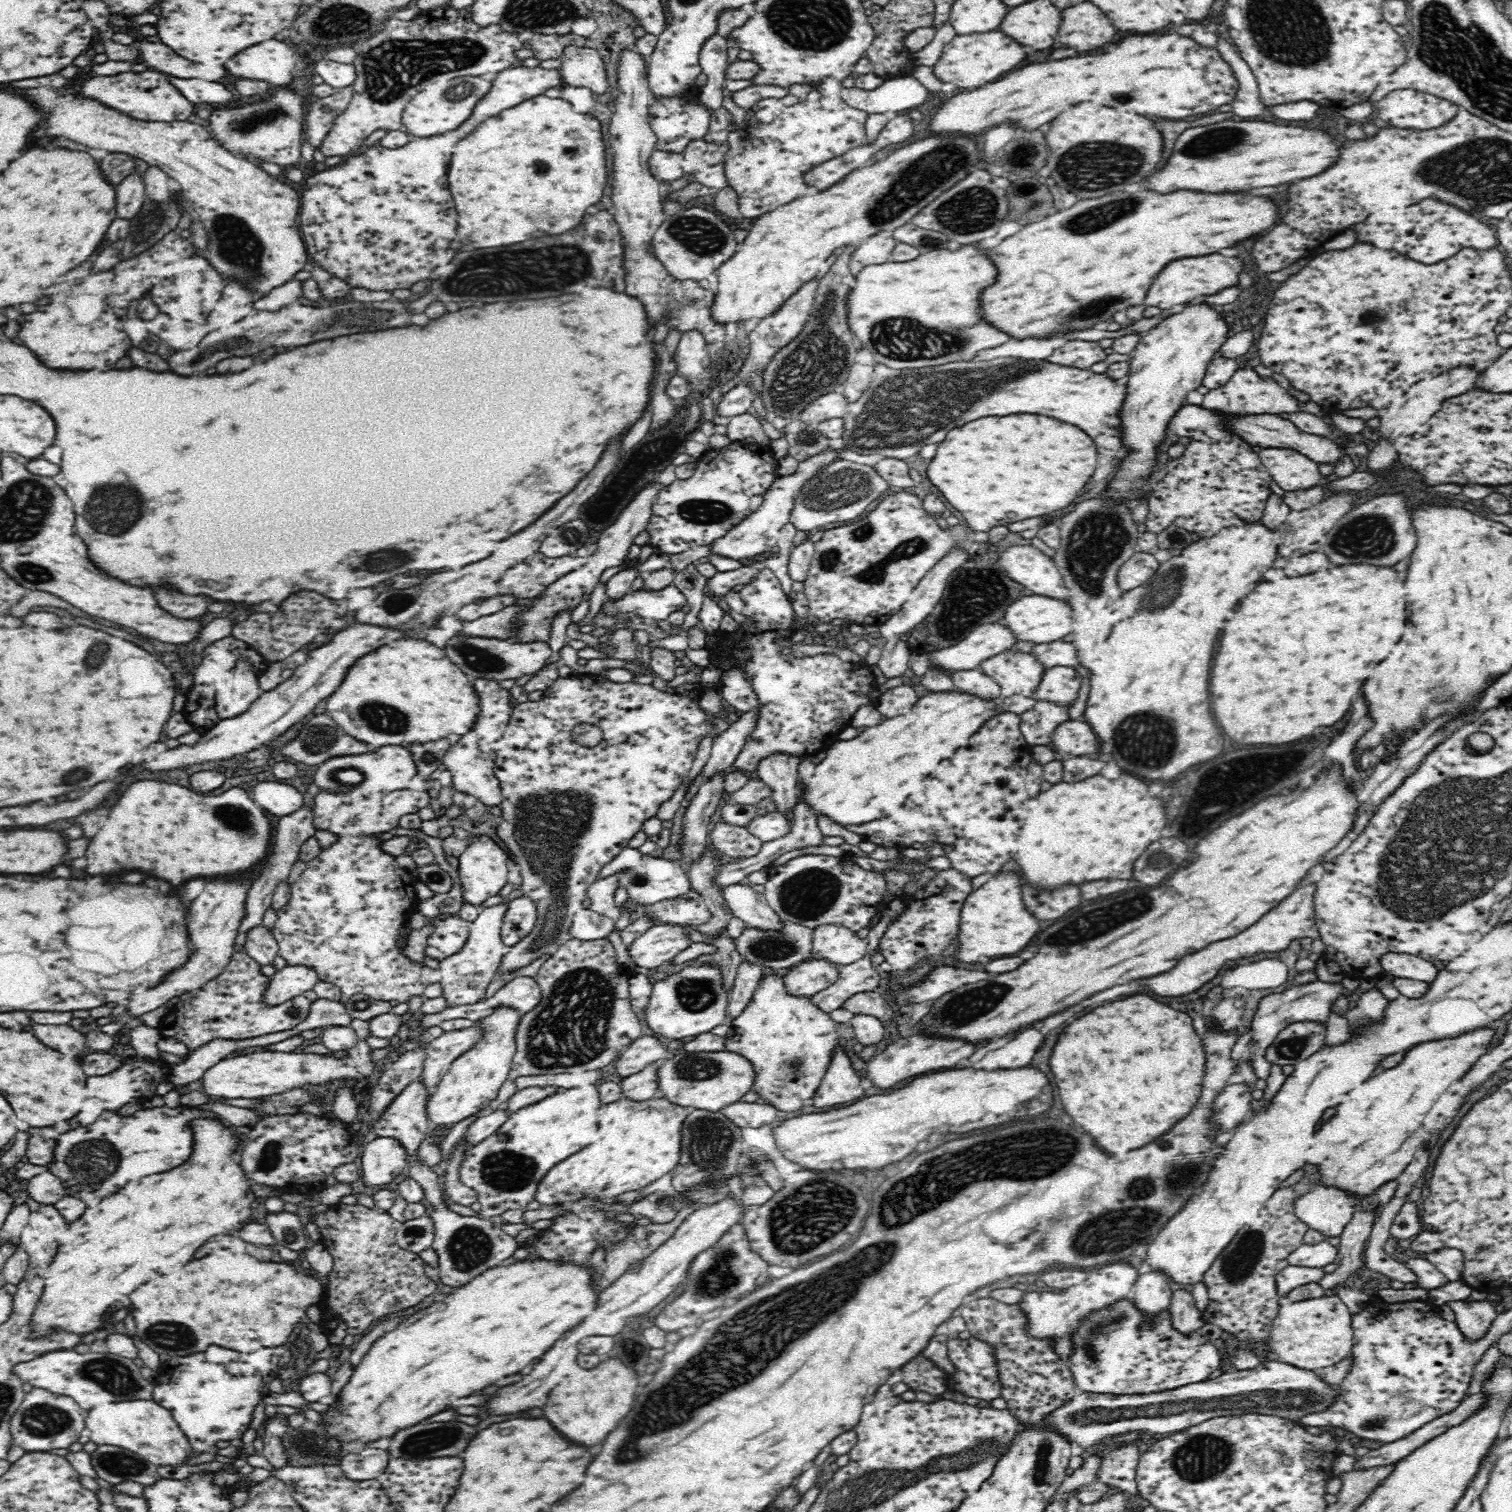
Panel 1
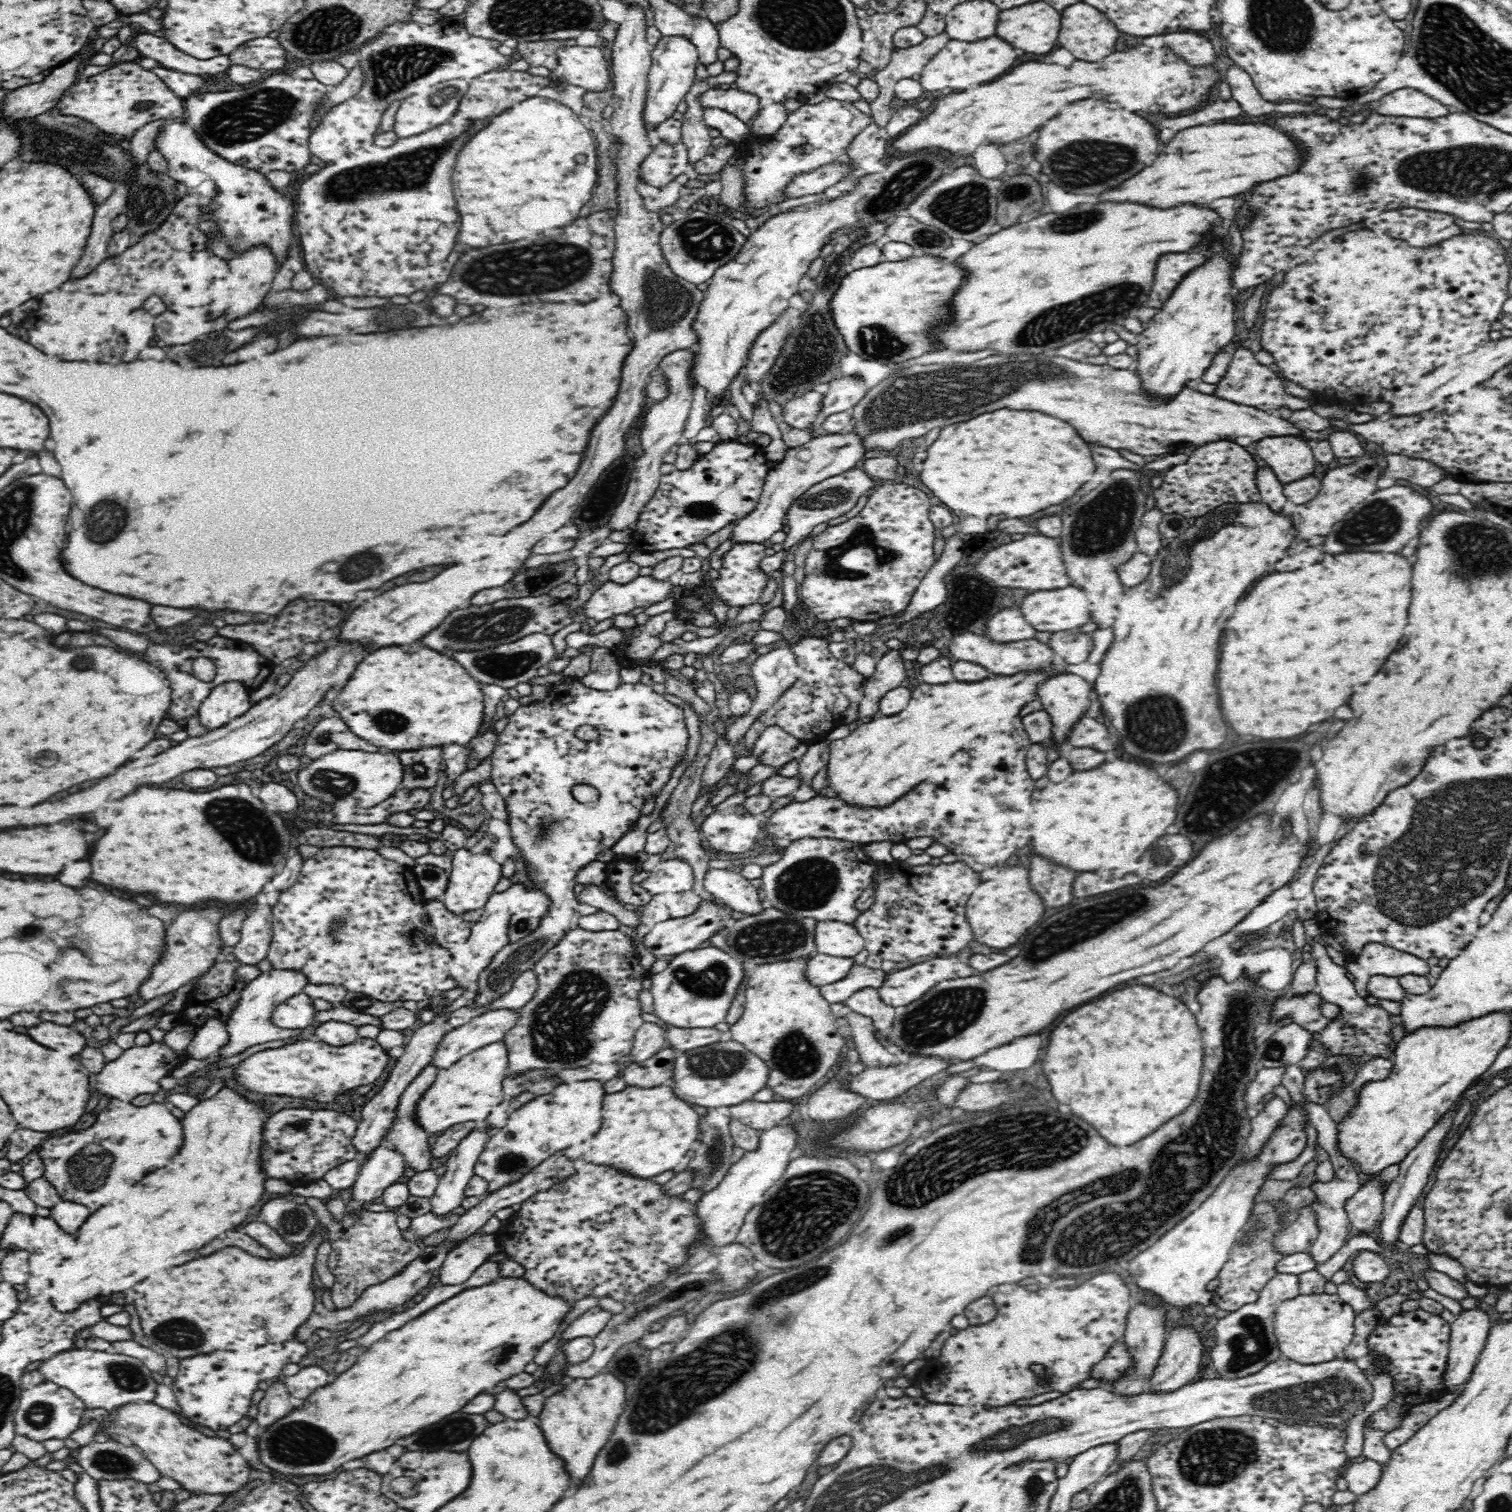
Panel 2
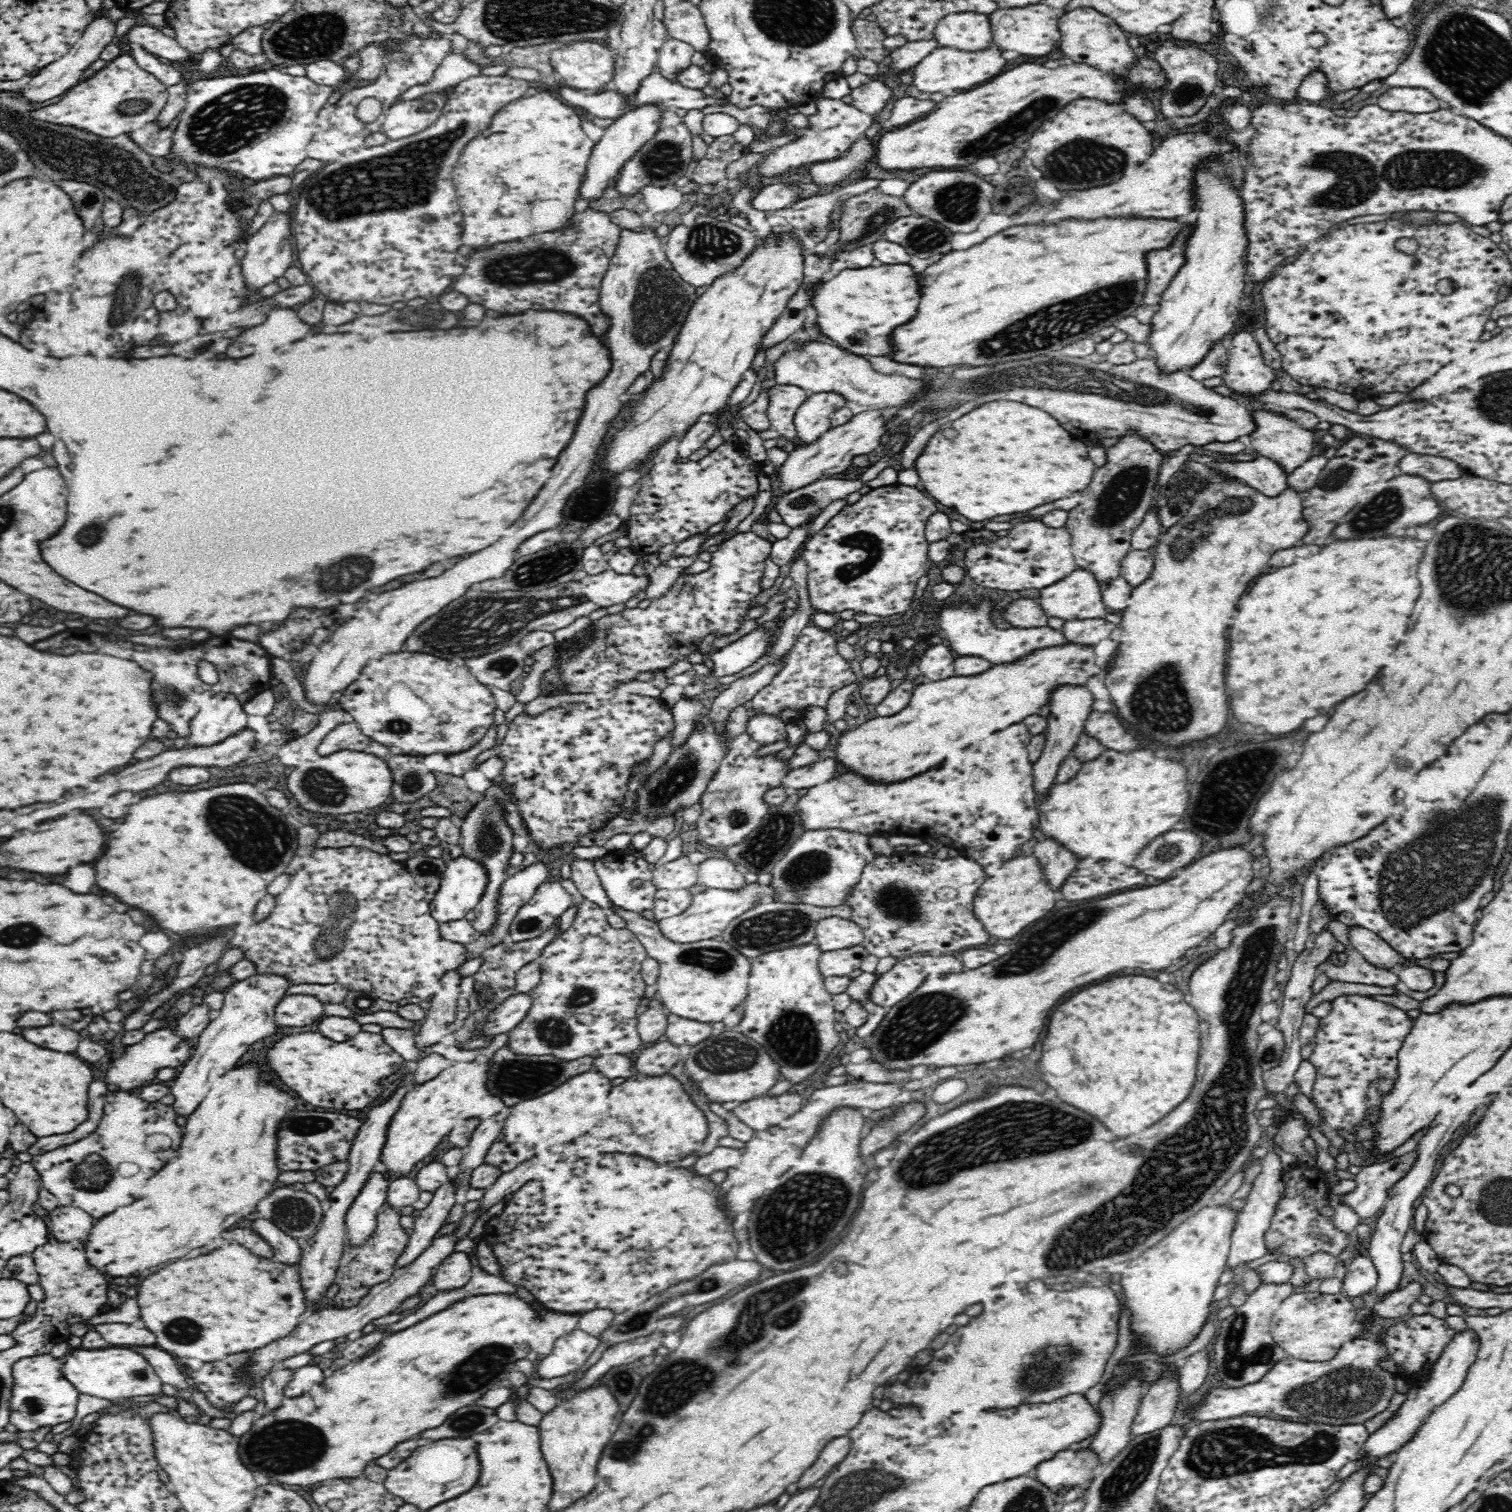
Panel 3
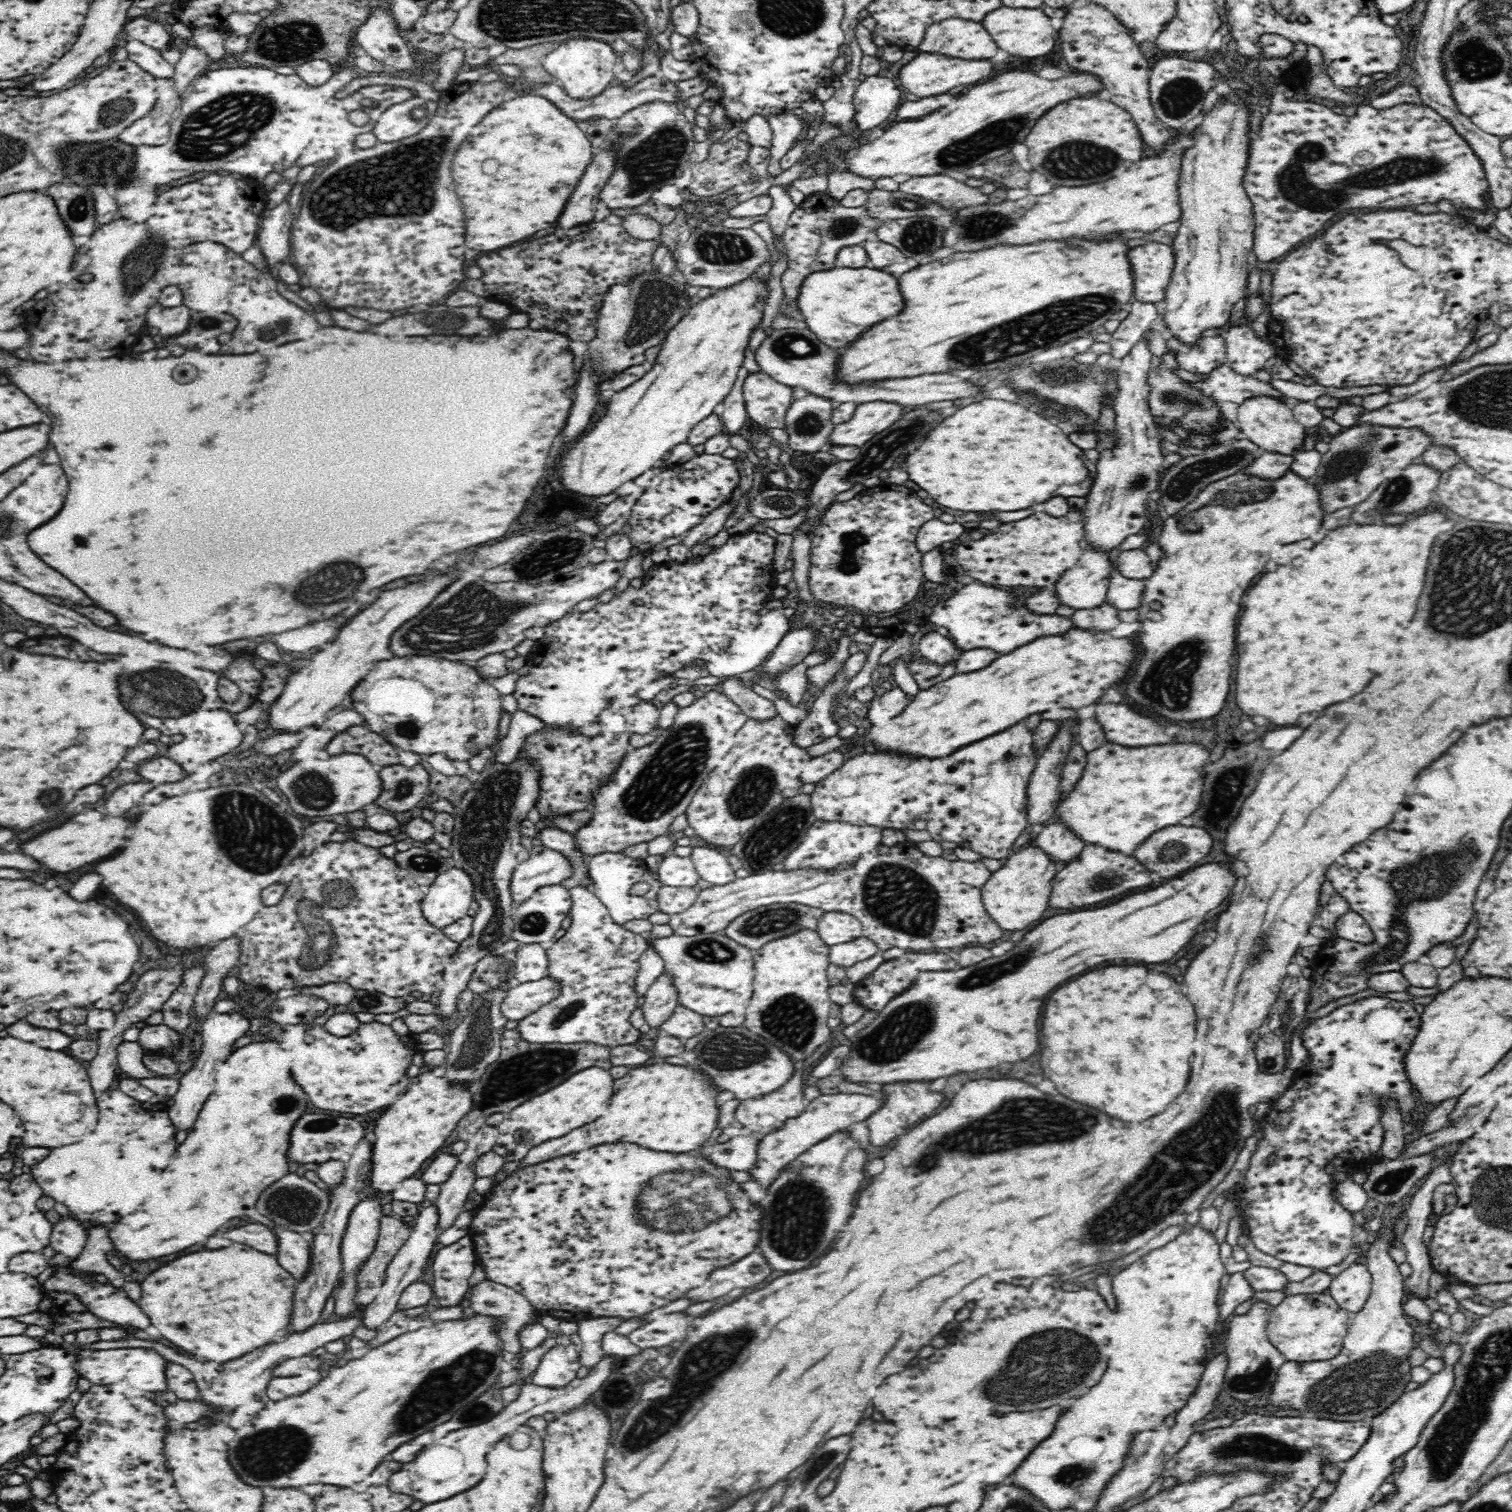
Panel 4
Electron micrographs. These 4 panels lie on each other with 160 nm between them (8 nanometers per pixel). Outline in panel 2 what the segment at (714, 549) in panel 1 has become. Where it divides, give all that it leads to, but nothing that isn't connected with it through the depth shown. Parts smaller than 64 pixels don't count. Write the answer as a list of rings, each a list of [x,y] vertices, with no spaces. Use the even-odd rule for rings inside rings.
[[[855,430],[834,434],[818,432],[810,442],[788,449],[786,456],[772,466],[766,475],[757,507],[741,518],[733,528],[731,534],[734,538],[733,542],[757,542],[758,544],[766,542],[774,532],[782,530],[782,526],[787,523],[790,506],[801,494],[804,494],[804,491],[825,478],[842,474],[854,466],[859,466],[865,452],[863,438]]]

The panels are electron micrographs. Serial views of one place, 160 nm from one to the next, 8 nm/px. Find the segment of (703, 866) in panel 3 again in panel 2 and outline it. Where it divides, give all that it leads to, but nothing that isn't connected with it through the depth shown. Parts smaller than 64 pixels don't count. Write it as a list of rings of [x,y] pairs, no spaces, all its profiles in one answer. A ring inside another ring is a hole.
[[[710,868],[704,874],[704,887],[736,912],[758,914],[765,904],[760,903],[758,890],[739,872],[730,868]]]

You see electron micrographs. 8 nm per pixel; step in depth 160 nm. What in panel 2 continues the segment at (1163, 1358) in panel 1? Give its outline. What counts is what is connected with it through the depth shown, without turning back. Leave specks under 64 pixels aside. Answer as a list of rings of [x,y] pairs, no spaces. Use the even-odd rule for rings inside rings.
[[[1123,1340],[1118,1341],[1112,1348],[1104,1355],[1104,1360],[1092,1367],[1092,1378],[1104,1378],[1107,1387],[1112,1380],[1116,1380],[1126,1368],[1130,1368],[1133,1360],[1128,1353],[1128,1345]]]

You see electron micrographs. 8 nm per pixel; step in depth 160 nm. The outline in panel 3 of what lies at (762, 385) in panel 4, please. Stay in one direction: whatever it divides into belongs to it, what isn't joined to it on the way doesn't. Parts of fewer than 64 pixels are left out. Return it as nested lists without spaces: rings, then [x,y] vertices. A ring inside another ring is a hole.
[[[777,384],[764,387],[768,398],[768,417],[771,428],[780,433],[781,442],[796,442],[796,427],[794,426],[794,413],[808,398],[809,392],[799,386]]]

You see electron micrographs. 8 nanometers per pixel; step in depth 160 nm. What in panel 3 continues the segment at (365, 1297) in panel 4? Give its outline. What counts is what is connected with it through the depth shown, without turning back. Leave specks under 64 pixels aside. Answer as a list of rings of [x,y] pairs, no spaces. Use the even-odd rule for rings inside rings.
[[[394,1209],[379,1212],[376,1230],[362,1246],[352,1247],[346,1242],[335,1278],[335,1284],[339,1286],[333,1299],[335,1306],[342,1309],[356,1306],[375,1284],[391,1277],[396,1258],[402,1254],[409,1240],[409,1232],[402,1228],[400,1216]]]

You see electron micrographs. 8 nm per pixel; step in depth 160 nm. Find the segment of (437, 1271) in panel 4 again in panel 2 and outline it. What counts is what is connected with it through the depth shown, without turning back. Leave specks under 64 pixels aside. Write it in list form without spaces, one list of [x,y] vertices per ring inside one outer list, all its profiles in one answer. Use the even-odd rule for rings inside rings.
[[[474,1233],[458,1243],[439,1268],[438,1282],[442,1285],[462,1284],[472,1272],[488,1260],[490,1254],[500,1251],[496,1235]]]

